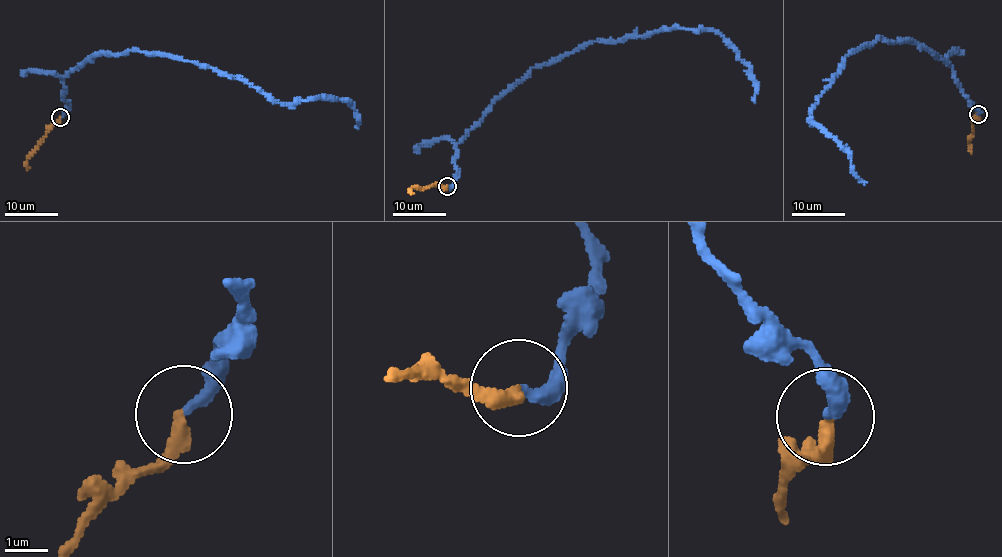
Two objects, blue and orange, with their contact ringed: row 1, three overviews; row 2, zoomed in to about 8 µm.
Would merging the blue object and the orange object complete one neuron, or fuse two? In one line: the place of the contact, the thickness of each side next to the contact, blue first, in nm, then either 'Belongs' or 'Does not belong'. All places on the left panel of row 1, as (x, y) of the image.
Place: (60, 117). Thickness 280 nm (blue) against 320 nm. Does not belong

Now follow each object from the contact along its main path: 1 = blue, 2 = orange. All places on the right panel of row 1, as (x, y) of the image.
1: (977, 114), (951, 65), (912, 41), (880, 36), (846, 55), (811, 124), (837, 141), (851, 171), (867, 183)
2: (977, 114), (973, 122), (974, 134), (968, 142), (970, 154)

